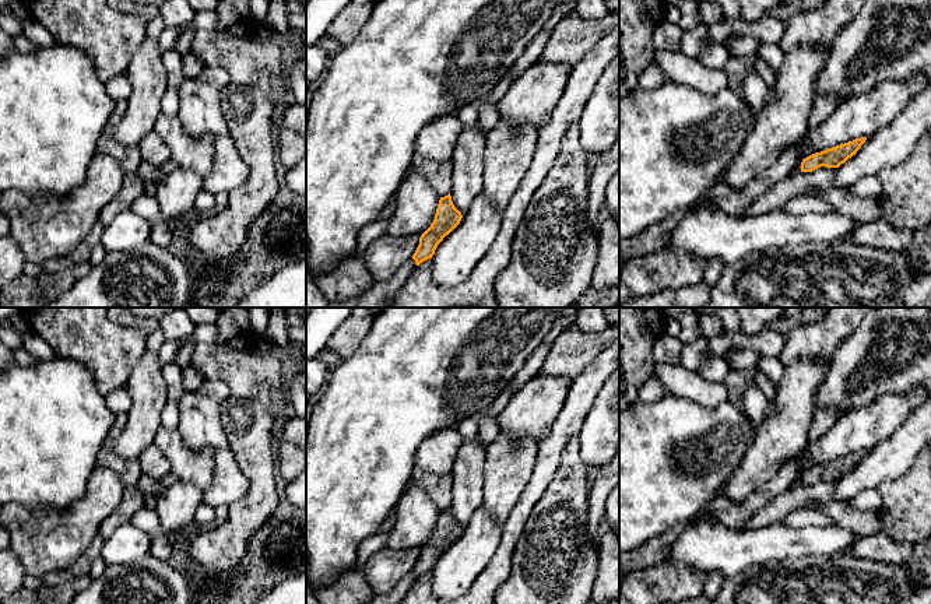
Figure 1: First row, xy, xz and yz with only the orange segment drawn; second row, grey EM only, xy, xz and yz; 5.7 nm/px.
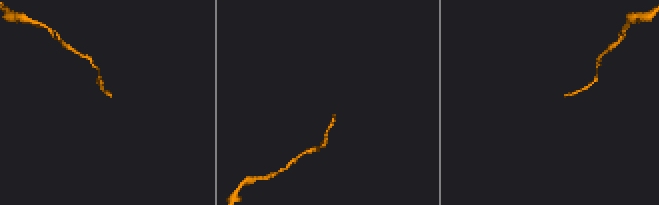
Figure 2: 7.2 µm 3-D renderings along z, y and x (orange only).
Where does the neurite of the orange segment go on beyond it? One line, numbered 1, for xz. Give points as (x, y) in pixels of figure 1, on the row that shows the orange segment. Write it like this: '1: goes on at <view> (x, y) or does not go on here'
1: does not go on here

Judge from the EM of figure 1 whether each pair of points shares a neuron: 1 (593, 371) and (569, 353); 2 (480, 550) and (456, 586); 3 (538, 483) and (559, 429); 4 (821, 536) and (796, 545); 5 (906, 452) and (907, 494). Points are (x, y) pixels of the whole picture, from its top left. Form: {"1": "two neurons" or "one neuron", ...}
{"1": "two neurons", "2": "one neuron", "3": "one neuron", "4": "one neuron", "5": "two neurons"}

